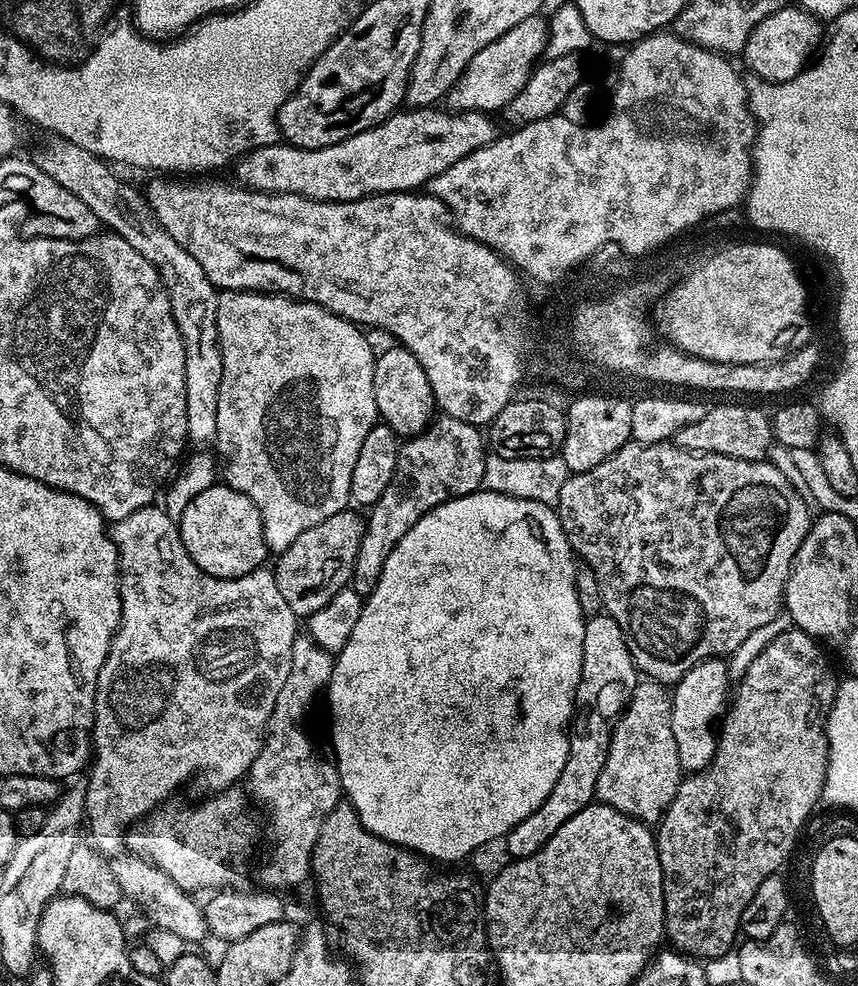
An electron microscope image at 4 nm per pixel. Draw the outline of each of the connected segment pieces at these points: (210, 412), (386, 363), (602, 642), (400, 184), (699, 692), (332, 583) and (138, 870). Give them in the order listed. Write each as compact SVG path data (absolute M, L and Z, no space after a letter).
M56 138L53 141L53 144L45 152L40 152L37 156L34 156L34 163L43 172L50 174L50 178L54 178L54 182L58 182L58 186L66 186L66 190L70 190L70 194L74 194L74 198L82 198L82 202L86 202L86 206L90 206L90 210L94 210L94 214L100 220L101 225L109 233L126 238L126 242L130 242L130 246L134 246L134 250L138 250L138 254L142 254L142 258L146 258L158 270L164 288L168 291L170 310L174 314L174 322L178 326L180 337L184 343L188 439L193 445L196 443L196 446L211 445L216 439L218 390L222 386L222 354L220 353L220 339L218 338L218 326L216 325L218 322L220 292L210 282L210 278L206 278L206 270L202 270L200 263L192 255L186 254L186 250L182 250L182 246L178 246L178 242L174 242L174 238L170 238L170 234L166 234L166 230L154 218L152 208L149 207L141 189L139 192L138 189L131 188L126 181L119 180L108 169L111 167L101 157L95 156L90 150L86 150L82 146L78 146L73 140Z
M391 346L384 353L376 356L374 370L374 402L377 417L390 430L394 430L397 437L411 438L420 432L425 432L437 415L436 399L430 386L430 378L426 378L426 370L403 346Z
M607 614L591 617L584 625L582 674L576 687L574 715L570 721L566 766L562 766L562 774L558 774L558 782L554 782L554 790L550 790L546 802L542 802L534 814L522 818L522 822L508 832L506 843L512 860L525 860L527 856L542 850L542 846L546 846L546 842L550 842L550 838L554 838L559 828L566 826L578 810L596 800L595 787L606 764L612 731L616 729L616 721L624 715L637 683L636 662L626 646L618 622Z
M440 106L397 110L380 124L325 148L297 148L295 144L277 142L245 152L235 161L235 179L254 192L289 192L307 200L361 200L377 192L420 190L438 174L450 170L454 162L466 158L466 154L495 142L498 131L492 120L495 119L487 112L453 112Z
M713 658L686 670L686 674L671 689L670 730L674 730L678 761L685 773L702 772L712 764L718 743L718 725L730 704L728 680L729 665L723 659Z
M356 510L330 514L330 518L326 518L326 522L318 522L318 526L310 526L310 530L306 530L306 534L298 534L298 538L294 538L292 545L275 557L274 575L278 582L278 590L282 590L282 598L286 598L286 606L290 606L290 610L294 610L297 618L314 615L318 610L322 610L322 606L326 606L326 602L330 602L330 598L334 598L334 594L349 587L354 562L358 558L358 546L362 546L366 523L363 515L359 516L358 513L352 511Z
M121 854L115 857L114 867L118 886L122 886L125 897L130 901L137 900L144 907L149 918L157 924L164 932L169 932L172 936L177 936L180 942L188 942L203 945L205 939L209 939L210 933L206 926L204 909L201 901L193 893L184 892L170 874L158 870L158 866L147 864L141 856L131 854Z

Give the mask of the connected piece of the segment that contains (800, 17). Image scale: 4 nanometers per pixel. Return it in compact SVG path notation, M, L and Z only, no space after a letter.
M781 6L776 12L758 22L745 44L742 59L748 63L753 77L769 80L772 84L781 84L803 72L809 61L817 55L826 36L824 28L825 25L814 14L798 6Z

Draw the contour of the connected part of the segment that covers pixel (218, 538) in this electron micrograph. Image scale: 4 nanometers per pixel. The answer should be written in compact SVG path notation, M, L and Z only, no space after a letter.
M217 482L193 498L178 517L178 527L186 554L190 554L192 561L214 578L242 578L265 567L264 559L269 559L258 506L254 506L246 494L228 487L227 483Z

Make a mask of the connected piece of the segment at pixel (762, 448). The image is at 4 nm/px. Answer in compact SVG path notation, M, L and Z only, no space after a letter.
M716 404L705 411L704 417L690 426L682 426L674 442L687 452L726 454L730 458L762 460L768 455L768 447L774 443L769 413L748 404Z

